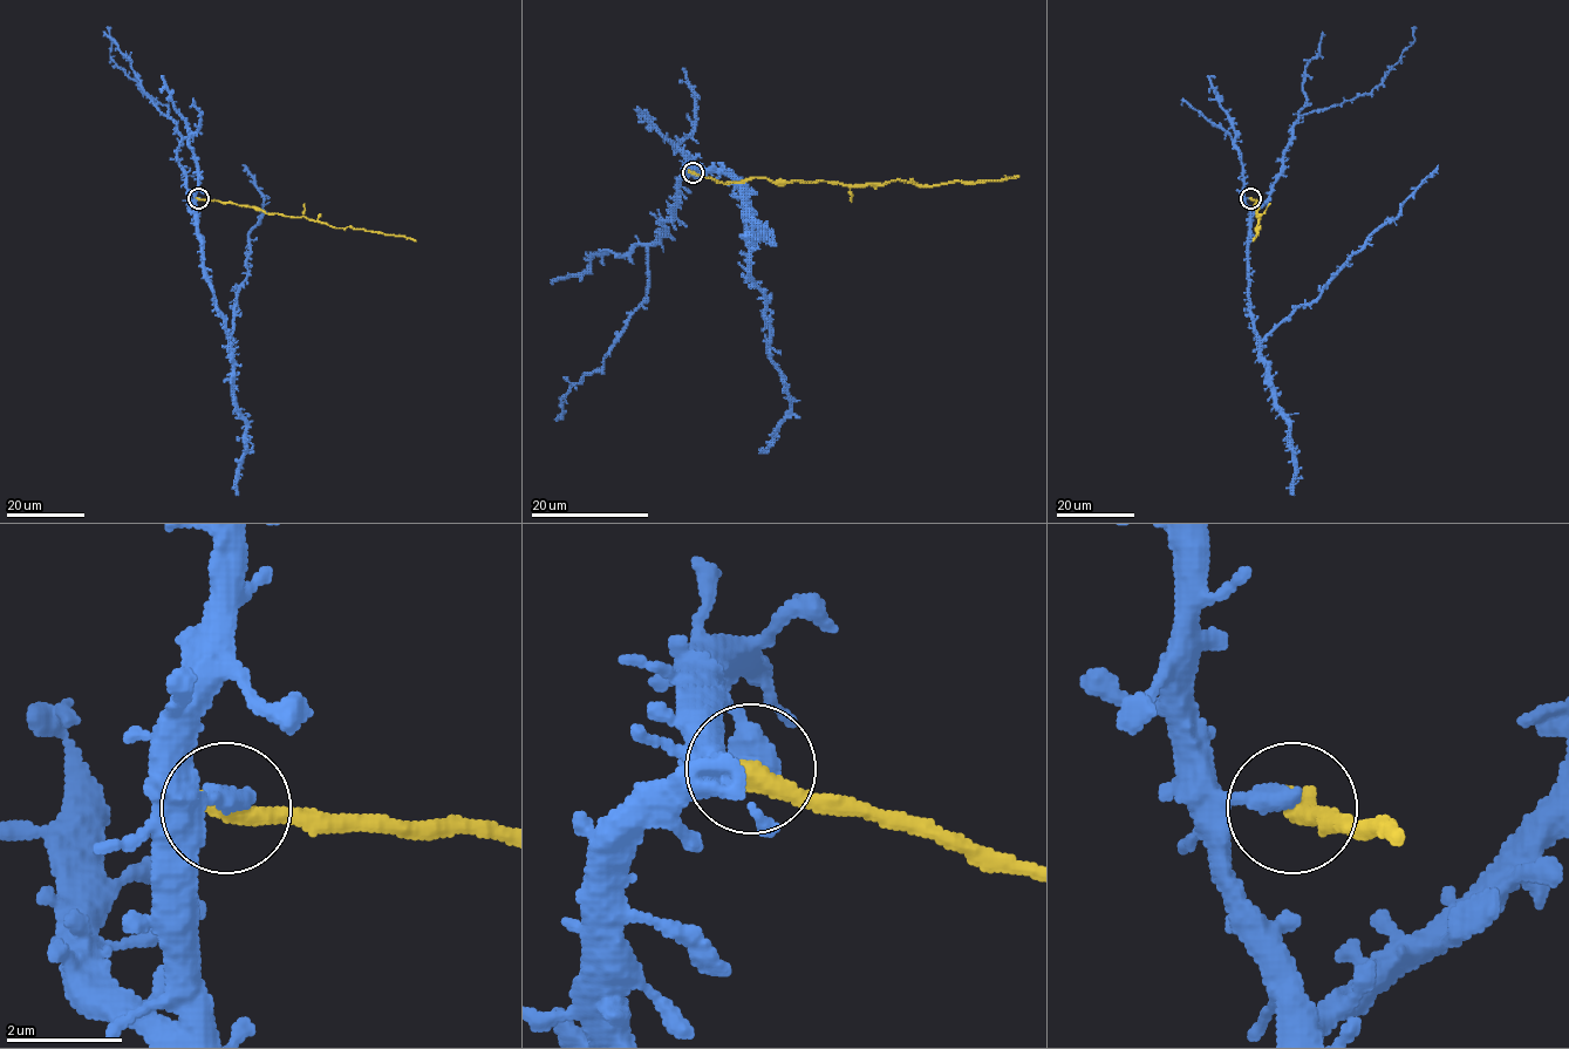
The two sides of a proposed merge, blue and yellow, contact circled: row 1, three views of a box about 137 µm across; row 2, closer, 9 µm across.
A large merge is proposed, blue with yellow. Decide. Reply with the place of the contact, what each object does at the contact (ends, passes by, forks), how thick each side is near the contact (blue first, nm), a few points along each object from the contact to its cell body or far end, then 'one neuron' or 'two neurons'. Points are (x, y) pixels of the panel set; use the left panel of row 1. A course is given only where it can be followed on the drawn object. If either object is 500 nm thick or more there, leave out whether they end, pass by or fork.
place (198, 198); blue ends; yellow ends; calibres 420 and 480 nm; course blue (198, 198), (203, 274), (231, 338), (237, 287), (246, 278), (250, 234), (261, 212), (263, 193), (243, 164); course yellow (198, 199), (247, 205), (266, 212), (308, 217), (335, 227), (404, 236), (416, 242); two neurons

